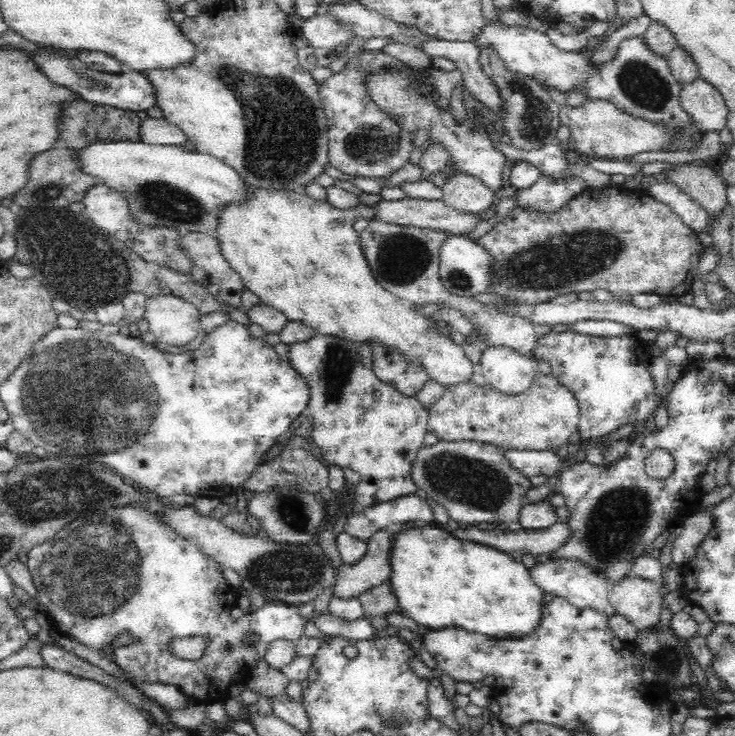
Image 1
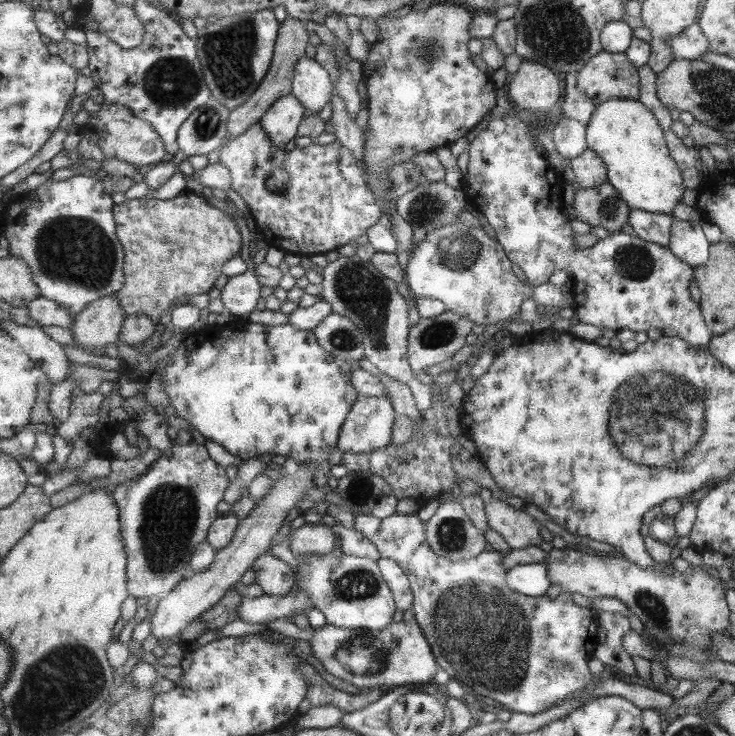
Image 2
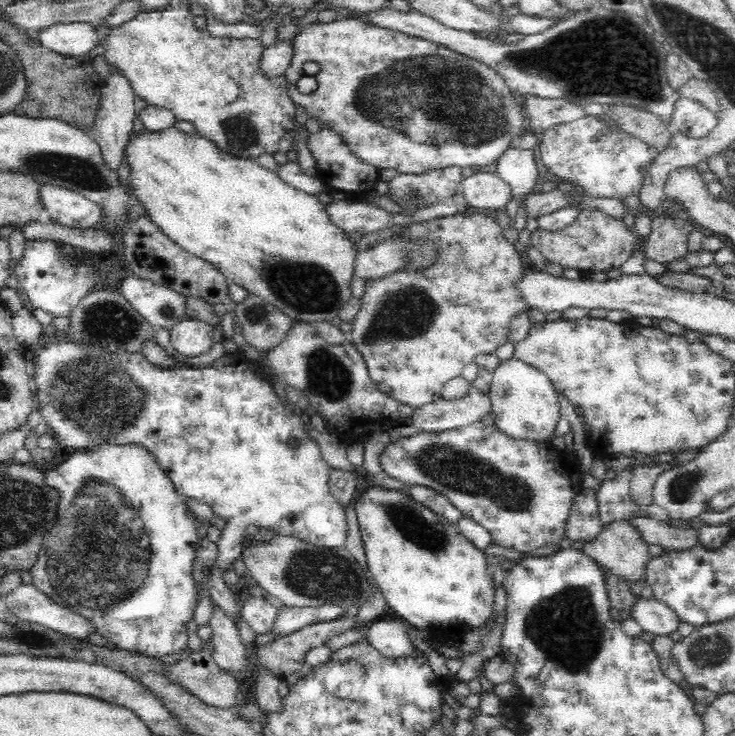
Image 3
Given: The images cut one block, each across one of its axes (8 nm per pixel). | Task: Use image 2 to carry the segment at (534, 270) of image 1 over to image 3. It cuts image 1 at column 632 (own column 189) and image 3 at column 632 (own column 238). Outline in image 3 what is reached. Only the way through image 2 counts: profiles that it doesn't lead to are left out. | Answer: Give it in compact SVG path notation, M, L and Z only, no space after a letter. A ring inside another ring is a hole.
M596 208L586 210L578 216L578 222L572 222L570 226L550 232L544 228L538 228L530 234L530 244L550 262L550 264L558 264L564 270L580 270L584 274L590 272L608 272L620 266L636 252L642 250L644 260L656 260L658 264L664 266L674 266L676 262L686 260L688 252L688 236L690 232L694 232L692 220L686 218L684 214L680 216L672 216L670 212L666 212L664 216L656 216L652 220L652 230L650 234L640 240L638 232L630 226L624 224L624 220L612 218L608 214L598 212Z

